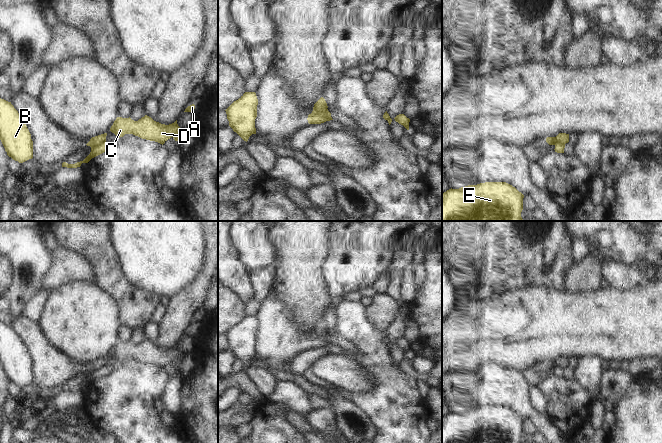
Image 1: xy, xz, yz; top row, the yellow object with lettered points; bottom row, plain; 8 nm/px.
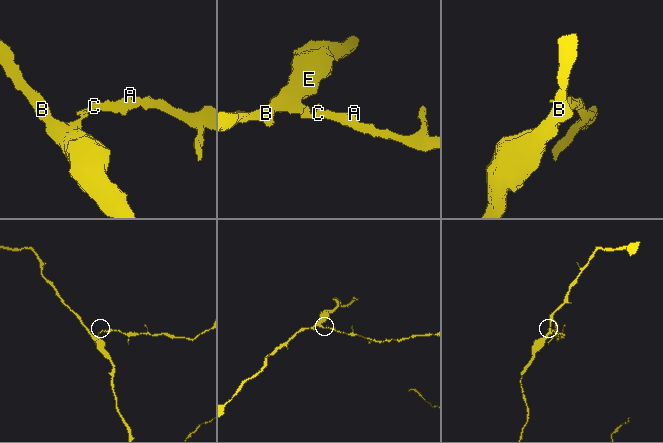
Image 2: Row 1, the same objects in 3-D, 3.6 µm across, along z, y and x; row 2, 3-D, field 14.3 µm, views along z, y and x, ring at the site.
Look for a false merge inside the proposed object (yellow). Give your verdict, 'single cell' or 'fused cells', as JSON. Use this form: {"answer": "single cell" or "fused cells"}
{"answer": "fused cells"}

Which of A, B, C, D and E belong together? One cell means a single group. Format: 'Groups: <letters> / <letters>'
Groups: A C D / B E

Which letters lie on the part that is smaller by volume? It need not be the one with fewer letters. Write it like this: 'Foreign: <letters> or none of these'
Foreign: A, C, D

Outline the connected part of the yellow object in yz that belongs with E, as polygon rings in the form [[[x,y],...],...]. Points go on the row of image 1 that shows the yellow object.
[[[485,182],[442,194],[442,221],[522,221],[524,195],[506,182]]]

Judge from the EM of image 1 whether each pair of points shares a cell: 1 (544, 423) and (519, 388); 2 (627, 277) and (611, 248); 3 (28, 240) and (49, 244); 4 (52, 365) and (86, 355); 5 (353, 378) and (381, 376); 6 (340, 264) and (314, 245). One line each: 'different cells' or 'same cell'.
1: same cell
2: different cells
3: different cells
4: different cells
5: different cells
6: different cells

